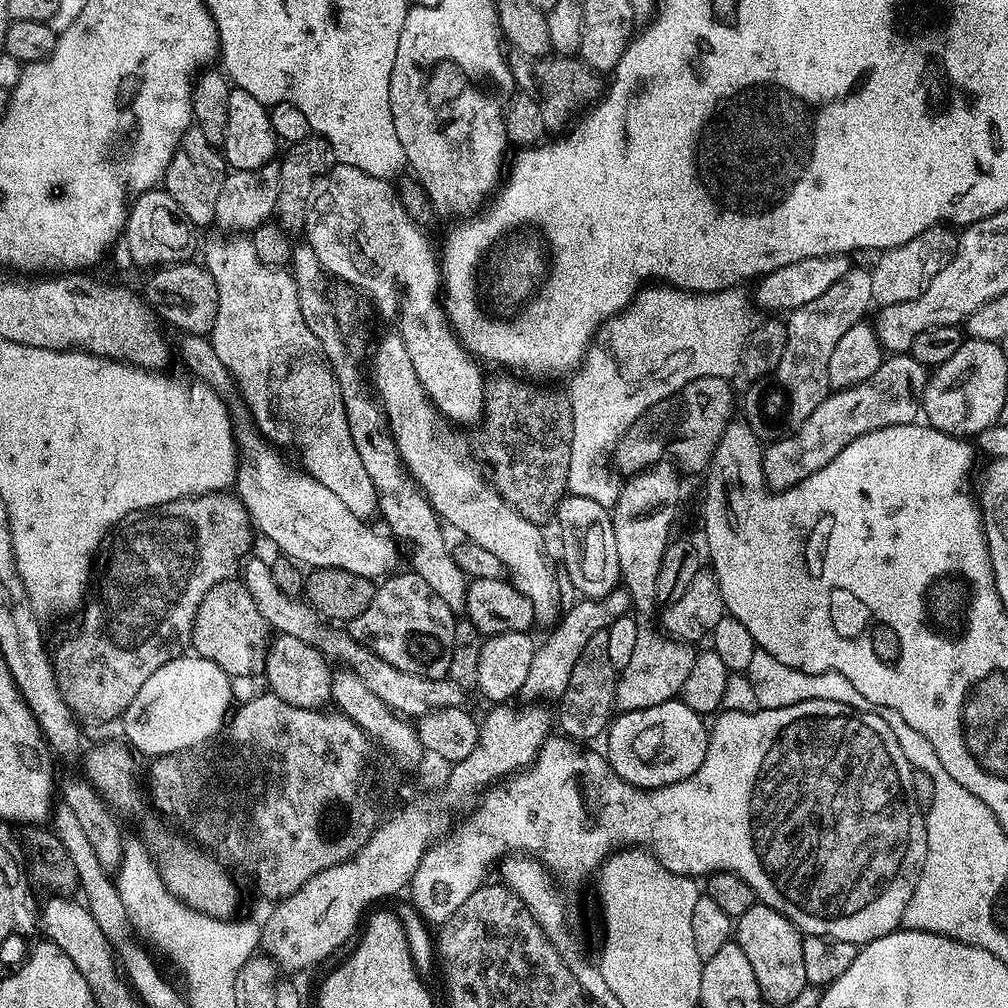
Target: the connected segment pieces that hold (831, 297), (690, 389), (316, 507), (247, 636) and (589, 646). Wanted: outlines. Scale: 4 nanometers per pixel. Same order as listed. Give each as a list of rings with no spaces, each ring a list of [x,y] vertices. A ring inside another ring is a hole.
[[[852,266],[849,267],[847,274],[838,278],[838,282],[834,282],[834,286],[830,286],[830,290],[826,290],[826,294],[814,298],[814,302],[806,302],[806,306],[798,306],[798,310],[787,313],[786,350],[782,353],[782,362],[778,362],[774,376],[775,379],[780,379],[780,384],[788,395],[788,416],[792,419],[793,425],[806,422],[806,418],[810,418],[810,414],[814,414],[814,410],[818,410],[818,406],[822,406],[822,402],[828,397],[830,354],[834,354],[834,346],[838,346],[838,338],[842,338],[842,334],[846,334],[850,326],[861,323],[867,317],[864,315],[867,314],[868,307],[873,307],[873,304],[871,271],[864,269],[863,272],[862,269]]]
[[[723,376],[698,378],[694,382],[682,386],[682,390],[674,393],[669,400],[663,400],[656,404],[646,415],[636,421],[635,427],[624,437],[618,449],[618,464],[620,460],[621,466],[628,468],[627,471],[629,473],[639,472],[641,468],[647,468],[657,463],[657,461],[663,457],[660,455],[667,450],[668,443],[676,436],[677,461],[675,460],[675,463],[679,465],[685,473],[687,473],[686,471],[703,473],[712,462],[712,455],[718,446],[718,442],[722,438],[722,434],[734,420],[732,407],[734,407],[735,404],[737,407],[738,396],[732,393],[732,388],[728,384],[731,383]]]
[[[256,440],[248,444],[248,457],[243,457],[239,465],[234,488],[259,535],[261,532],[290,559],[309,564],[307,567],[312,570],[337,568],[350,570],[350,574],[384,578],[397,567],[397,545],[387,535],[379,536],[368,525],[371,523],[350,514],[331,490],[307,472],[283,468],[279,458],[268,450],[269,445]]]
[[[239,579],[223,580],[200,603],[194,630],[191,651],[195,655],[214,662],[229,678],[252,676],[263,673],[264,654],[270,639],[270,629],[262,614],[254,606],[254,600]]]
[[[604,629],[586,642],[581,657],[570,672],[566,690],[558,700],[560,706],[556,709],[557,727],[567,739],[574,742],[585,742],[584,740],[592,740],[599,735],[601,737],[612,720],[618,670],[610,662],[610,654],[607,653],[608,637],[608,631]]]

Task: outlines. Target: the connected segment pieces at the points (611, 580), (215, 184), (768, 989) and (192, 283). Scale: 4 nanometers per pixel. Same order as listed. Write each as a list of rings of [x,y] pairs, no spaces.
[[[568,494],[560,500],[554,520],[558,522],[564,568],[578,594],[596,599],[612,592],[621,579],[611,511],[593,499]]]
[[[189,126],[170,158],[170,166],[166,166],[162,188],[170,194],[170,198],[174,198],[174,202],[178,202],[182,214],[186,214],[189,222],[203,230],[216,219],[218,194],[222,191],[222,182],[228,177],[229,171],[217,145],[206,142],[206,134],[202,134],[200,128]]]
[[[759,902],[754,906],[750,906],[750,910],[746,910],[746,914],[742,914],[735,921],[734,943],[742,946],[742,951],[746,953],[746,958],[749,960],[752,969],[754,969],[754,978],[758,978],[760,995],[767,1003],[769,1000],[772,1004],[786,1006],[790,1002],[794,1002],[794,998],[798,998],[798,994],[802,994],[804,988],[809,987],[806,978],[806,966],[802,959],[803,941],[804,936],[796,925],[791,924],[778,910]]]
[[[203,263],[165,264],[153,272],[156,273],[145,282],[142,291],[149,309],[180,332],[208,336],[214,326],[214,318],[218,318],[218,286],[214,286],[214,278]]]

